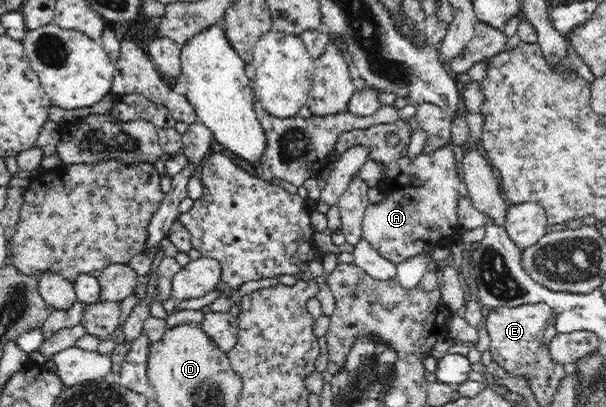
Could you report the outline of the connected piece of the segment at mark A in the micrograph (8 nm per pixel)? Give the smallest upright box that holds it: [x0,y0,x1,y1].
[334,118,468,266]

